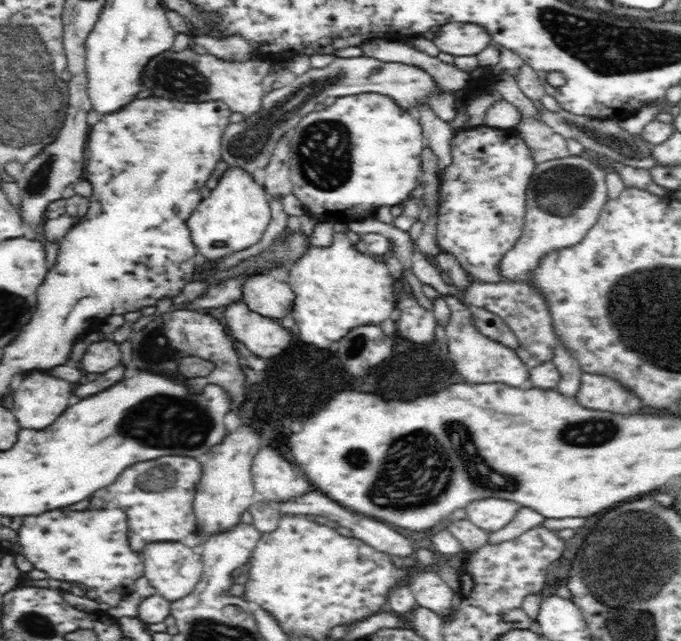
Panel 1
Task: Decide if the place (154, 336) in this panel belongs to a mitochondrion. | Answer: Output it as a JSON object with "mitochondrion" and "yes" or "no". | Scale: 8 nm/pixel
{"mitochondrion":"yes"}

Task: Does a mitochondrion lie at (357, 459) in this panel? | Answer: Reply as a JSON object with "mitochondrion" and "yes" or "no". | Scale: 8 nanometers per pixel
{"mitochondrion":"yes"}

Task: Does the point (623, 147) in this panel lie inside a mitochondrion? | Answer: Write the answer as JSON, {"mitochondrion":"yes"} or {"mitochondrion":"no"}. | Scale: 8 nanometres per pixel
{"mitochondrion":"yes"}

